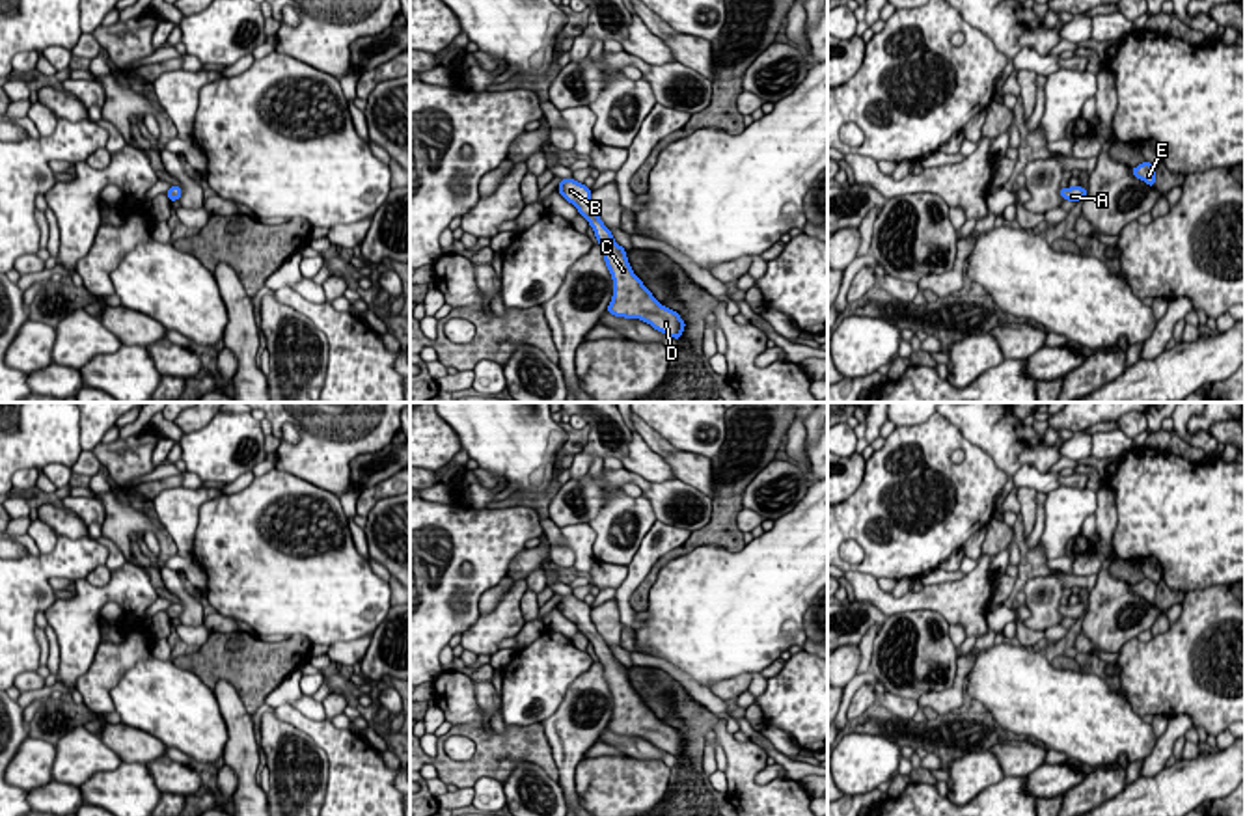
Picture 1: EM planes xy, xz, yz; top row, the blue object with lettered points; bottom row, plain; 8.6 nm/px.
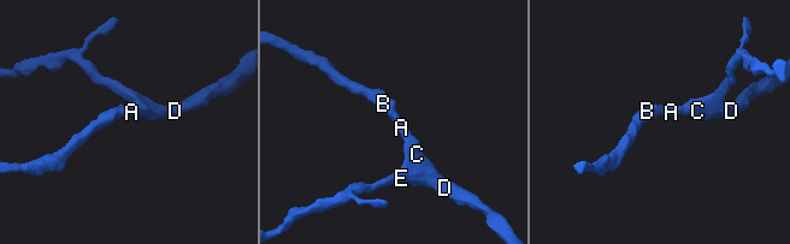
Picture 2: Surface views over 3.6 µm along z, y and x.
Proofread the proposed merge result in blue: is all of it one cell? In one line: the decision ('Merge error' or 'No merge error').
No merge error

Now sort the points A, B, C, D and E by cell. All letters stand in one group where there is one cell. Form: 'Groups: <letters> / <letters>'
Groups: A B C D E

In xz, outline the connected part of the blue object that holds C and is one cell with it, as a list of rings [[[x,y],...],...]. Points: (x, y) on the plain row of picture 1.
[[[572,594],[561,596],[557,607],[589,639],[604,667],[604,678],[613,697],[613,714],[606,728],[613,734],[645,738],[654,747],[671,753],[673,756],[680,756],[686,740],[677,728],[664,725],[634,691],[626,667],[615,660],[611,648],[596,632],[591,620],[591,605]]]

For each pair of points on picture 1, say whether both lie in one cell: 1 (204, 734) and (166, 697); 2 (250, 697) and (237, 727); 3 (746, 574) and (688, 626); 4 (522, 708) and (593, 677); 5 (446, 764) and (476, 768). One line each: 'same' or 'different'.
1: same
2: different
3: same
4: different
5: same

